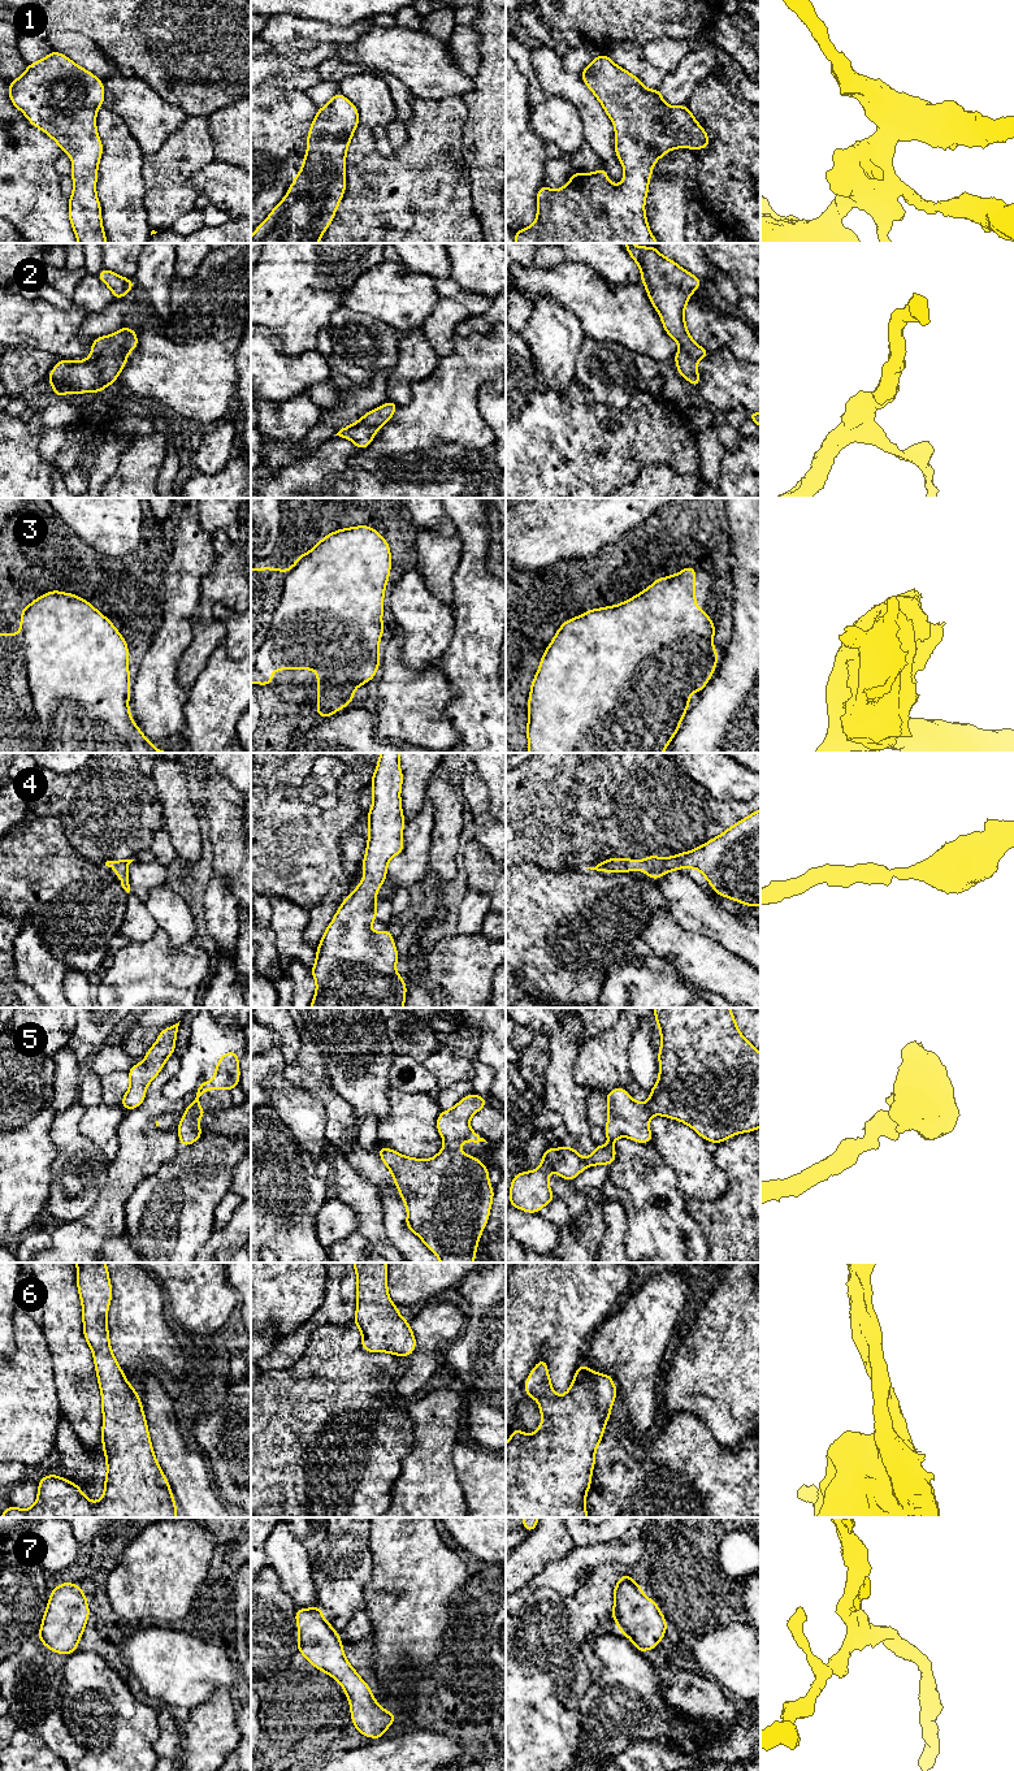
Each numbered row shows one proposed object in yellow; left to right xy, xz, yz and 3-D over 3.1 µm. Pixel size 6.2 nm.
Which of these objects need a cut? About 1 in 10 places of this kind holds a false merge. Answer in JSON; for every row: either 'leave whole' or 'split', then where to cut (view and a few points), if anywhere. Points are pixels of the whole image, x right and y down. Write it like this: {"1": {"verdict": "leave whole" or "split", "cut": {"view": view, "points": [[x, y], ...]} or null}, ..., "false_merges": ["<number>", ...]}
{"1": {"verdict": "leave whole", "cut": null}, "2": {"verdict": "leave whole", "cut": null}, "3": {"verdict": "leave whole", "cut": null}, "4": {"verdict": "leave whole", "cut": null}, "5": {"verdict": "leave whole", "cut": null}, "6": {"verdict": "leave whole", "cut": null}, "7": {"verdict": "leave whole", "cut": null}, "false_merges": []}

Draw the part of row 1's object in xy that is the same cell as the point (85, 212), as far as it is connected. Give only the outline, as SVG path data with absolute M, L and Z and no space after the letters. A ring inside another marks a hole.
M52 51L9 82L9 99L32 126L49 135L72 157L74 189L68 199L69 221L78 243L108 243L96 195L98 168L104 151L96 130L96 112L104 104L104 83L61 52Z

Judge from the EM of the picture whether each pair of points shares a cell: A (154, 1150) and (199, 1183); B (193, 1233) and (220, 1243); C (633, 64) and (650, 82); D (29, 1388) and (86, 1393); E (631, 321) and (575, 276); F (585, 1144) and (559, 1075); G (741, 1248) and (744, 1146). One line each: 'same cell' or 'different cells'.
A: different cells
B: different cells
C: same cell
D: different cells
E: same cell
F: same cell
G: same cell

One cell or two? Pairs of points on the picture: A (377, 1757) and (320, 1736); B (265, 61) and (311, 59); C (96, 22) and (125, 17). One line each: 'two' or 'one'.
A: two
B: one
C: one

